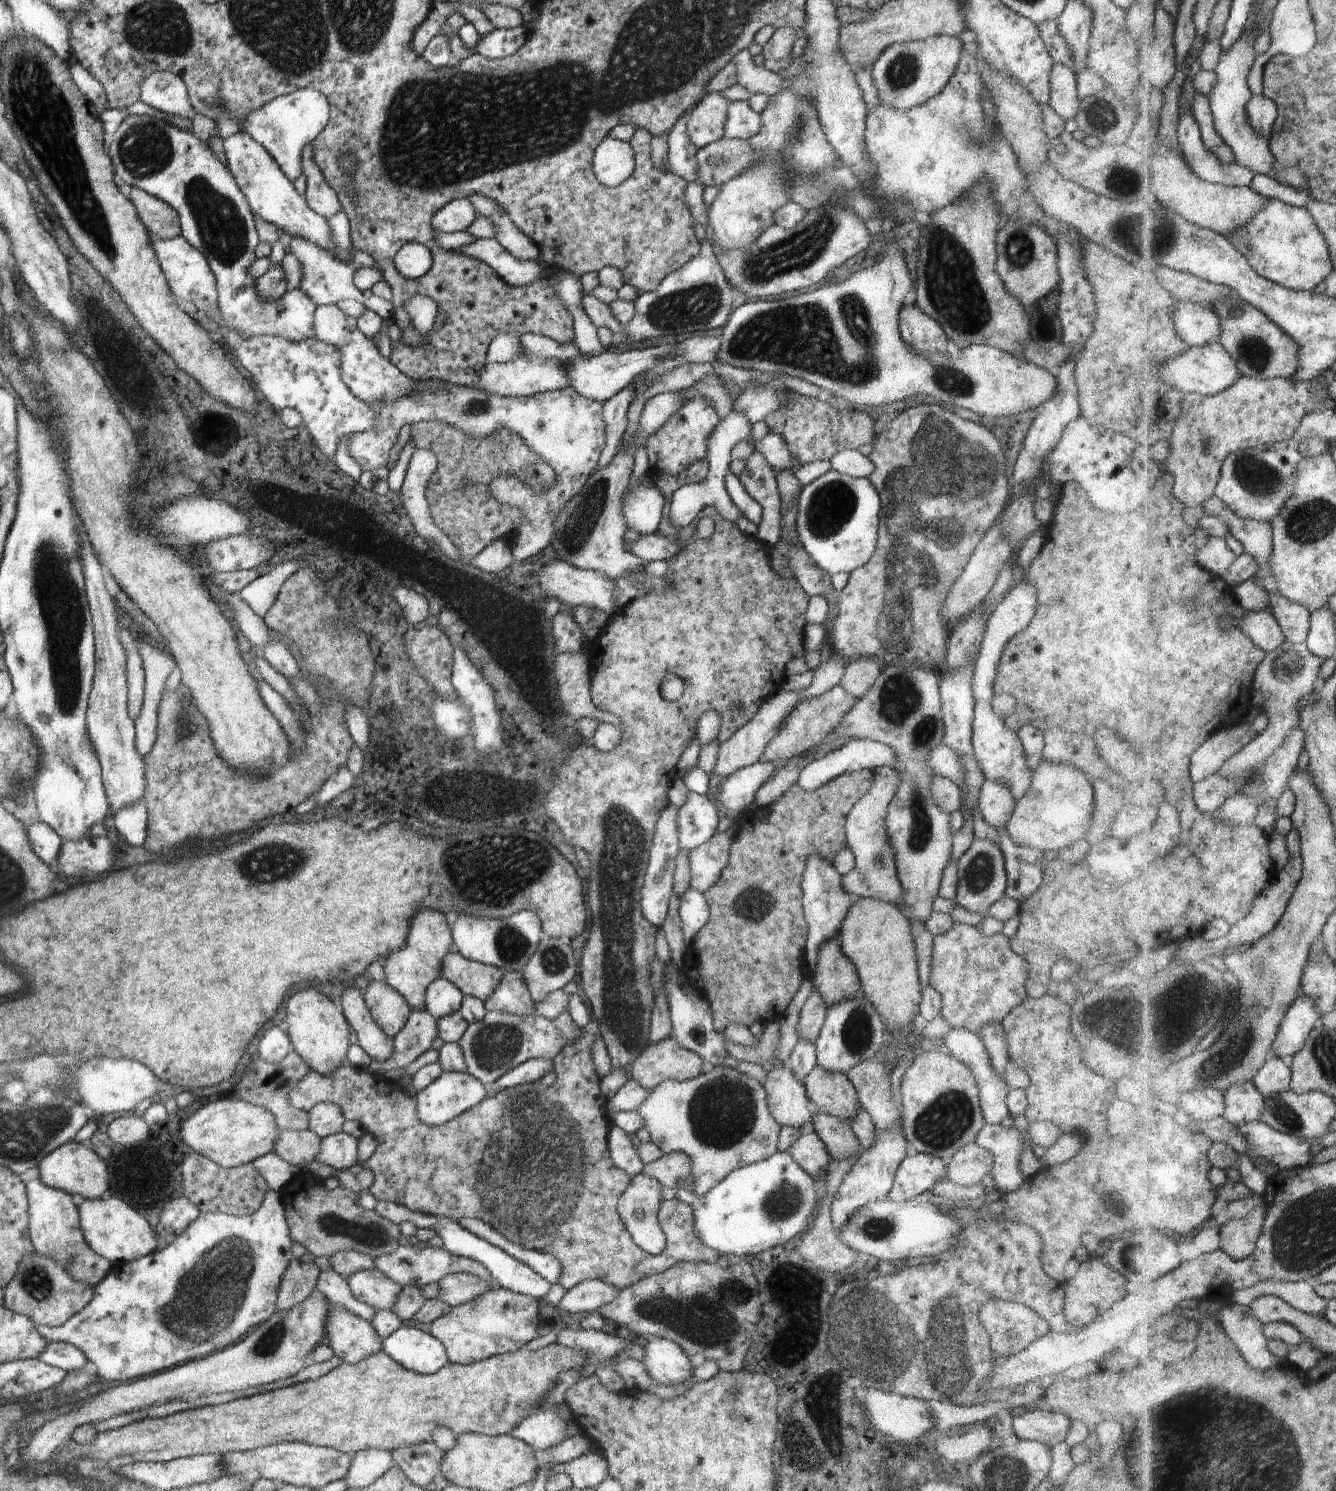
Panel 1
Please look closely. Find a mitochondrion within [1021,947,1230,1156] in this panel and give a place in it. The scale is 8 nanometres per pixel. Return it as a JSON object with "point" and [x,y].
{"point":[1177,1023]}

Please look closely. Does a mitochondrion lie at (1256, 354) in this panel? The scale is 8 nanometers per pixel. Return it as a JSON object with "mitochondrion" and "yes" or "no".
{"mitochondrion":"yes"}

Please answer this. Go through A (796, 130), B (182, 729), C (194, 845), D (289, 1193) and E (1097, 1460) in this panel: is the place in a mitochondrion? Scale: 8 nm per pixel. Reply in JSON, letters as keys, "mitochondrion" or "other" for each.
{"A":"mitochondrion","B":"mitochondrion","C":"other","D":"other","E":"other"}

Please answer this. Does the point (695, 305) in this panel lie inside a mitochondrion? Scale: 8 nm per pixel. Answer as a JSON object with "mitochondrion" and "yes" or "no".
{"mitochondrion":"yes"}

